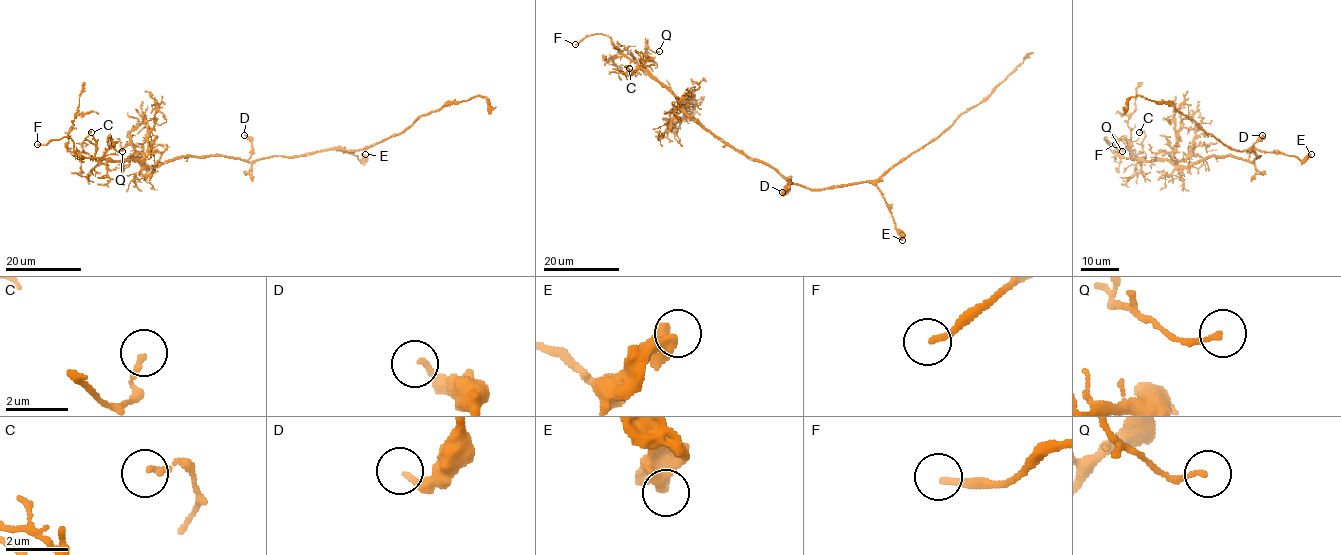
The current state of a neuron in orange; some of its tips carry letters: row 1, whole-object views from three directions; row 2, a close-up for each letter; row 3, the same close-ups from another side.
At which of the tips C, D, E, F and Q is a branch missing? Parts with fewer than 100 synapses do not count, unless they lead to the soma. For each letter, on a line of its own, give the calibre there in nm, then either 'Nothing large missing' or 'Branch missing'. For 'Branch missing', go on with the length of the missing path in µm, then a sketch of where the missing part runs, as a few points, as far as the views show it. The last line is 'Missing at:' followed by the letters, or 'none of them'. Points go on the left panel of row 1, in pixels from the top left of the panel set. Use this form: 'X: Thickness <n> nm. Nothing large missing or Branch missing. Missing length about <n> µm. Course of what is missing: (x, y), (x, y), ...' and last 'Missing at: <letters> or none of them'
C: Thickness 170 nm. Nothing large missing
D: Thickness 180 nm. Nothing large missing
E: Thickness 260 nm. Nothing large missing
F: Thickness 200 nm. Branch missing. Missing length about 30 µm
Q: Thickness 140 nm. Nothing large missing
Missing at: F

